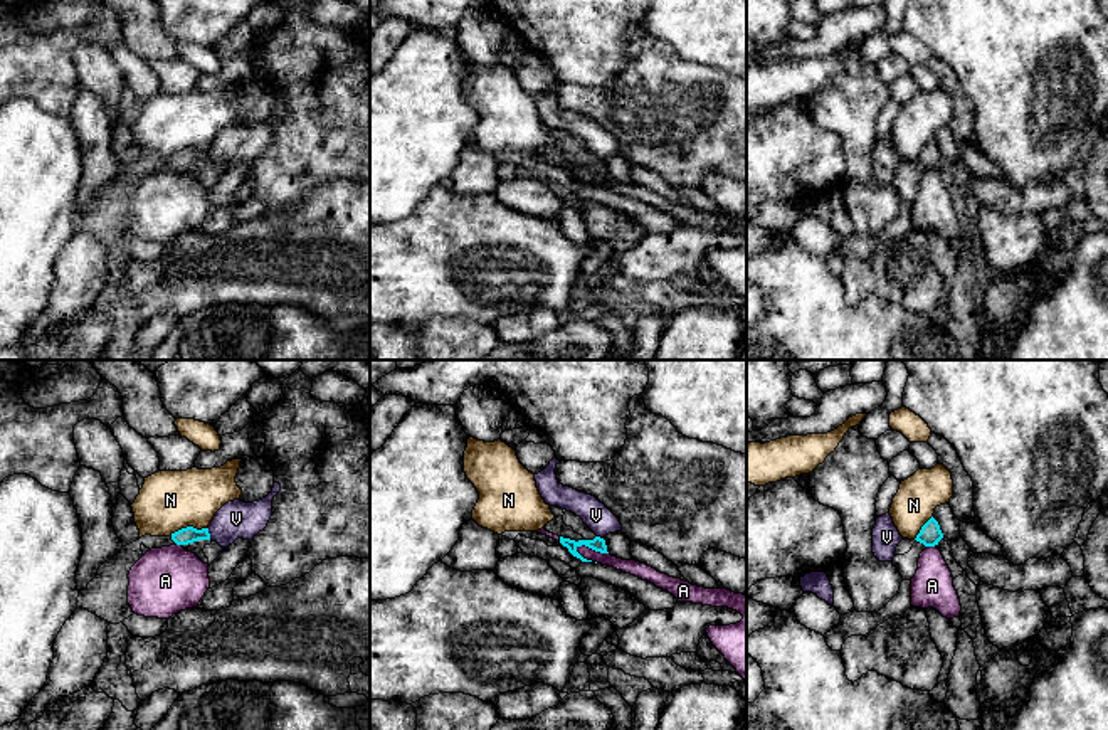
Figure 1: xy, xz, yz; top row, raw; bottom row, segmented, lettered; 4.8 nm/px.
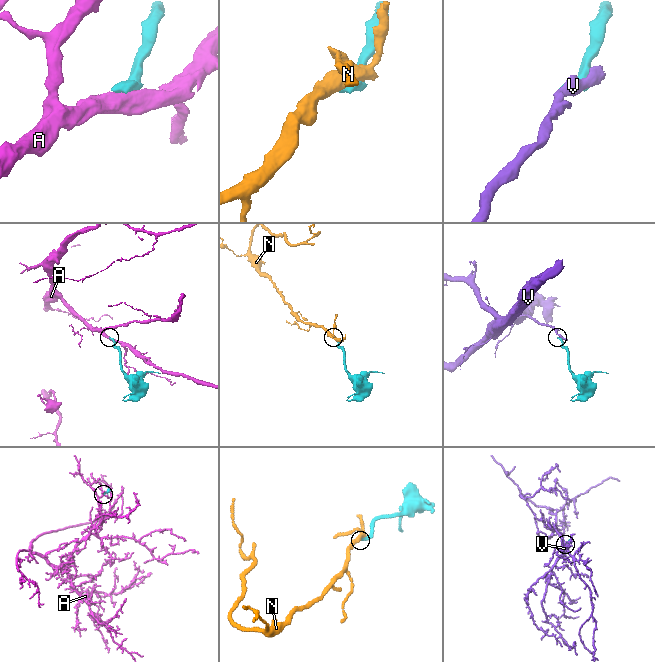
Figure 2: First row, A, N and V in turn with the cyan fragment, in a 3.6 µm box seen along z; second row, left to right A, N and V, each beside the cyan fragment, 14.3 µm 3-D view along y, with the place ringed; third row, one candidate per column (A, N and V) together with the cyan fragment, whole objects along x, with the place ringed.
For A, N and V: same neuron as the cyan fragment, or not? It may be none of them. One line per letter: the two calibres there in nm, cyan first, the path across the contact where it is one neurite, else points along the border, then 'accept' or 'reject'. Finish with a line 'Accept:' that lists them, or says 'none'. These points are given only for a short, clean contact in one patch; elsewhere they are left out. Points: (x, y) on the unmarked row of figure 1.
A: calibres 70 and 70 nm; border xz (575, 170), (587, 169), (607, 177); reject
N: calibres 80 and 280 nm; reject
V: calibres 80 and 180 nm; border xy (207, 152), (211, 162); reject
Accept: none

